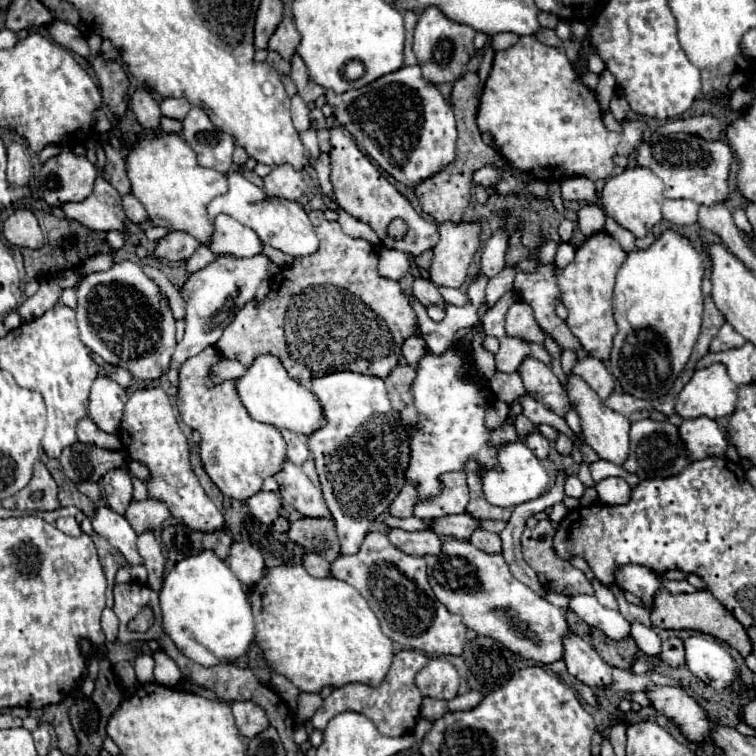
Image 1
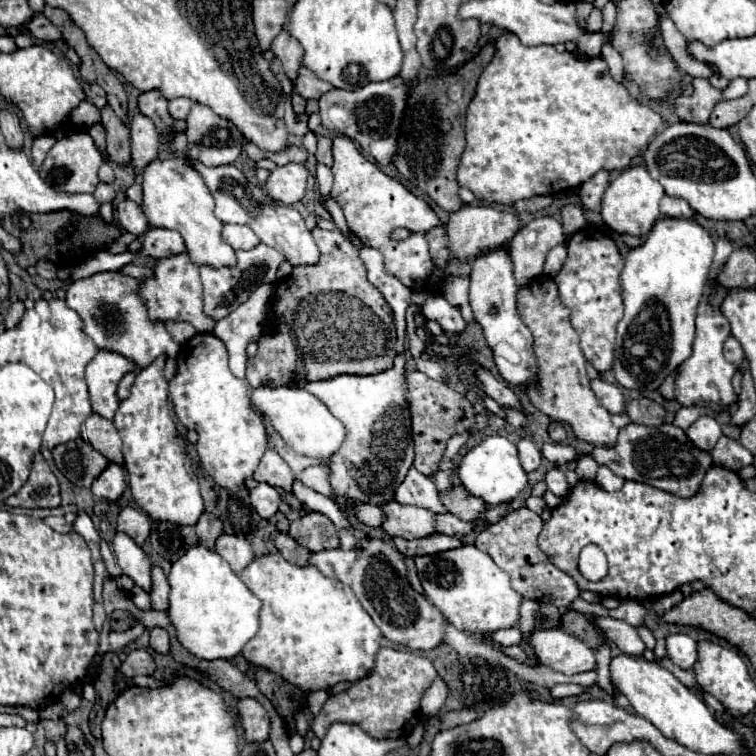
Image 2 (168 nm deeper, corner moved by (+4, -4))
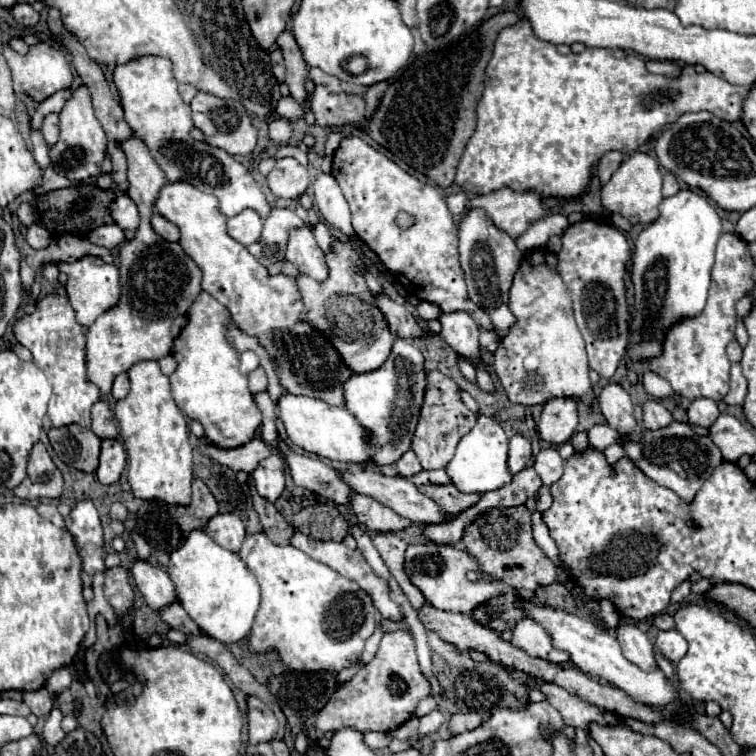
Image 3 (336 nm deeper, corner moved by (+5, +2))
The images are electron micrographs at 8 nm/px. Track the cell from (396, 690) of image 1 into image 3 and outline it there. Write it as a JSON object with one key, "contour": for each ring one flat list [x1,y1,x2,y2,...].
{"contour":[[406,629,384,633,380,647,370,663,366,663,352,681,344,683,338,693,326,703,318,715,316,727,326,731,338,729,356,729,356,731,394,731,404,721,414,715,416,705,430,695,430,683,420,673,414,639]]}

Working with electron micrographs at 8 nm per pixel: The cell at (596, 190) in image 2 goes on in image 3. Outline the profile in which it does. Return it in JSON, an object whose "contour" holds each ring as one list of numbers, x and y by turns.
{"contour":[[608,151,608,153,600,159,598,169,596,169,600,181,606,183,606,181,612,177,612,173,620,167,622,161,624,161,624,153,620,153,620,151]]}

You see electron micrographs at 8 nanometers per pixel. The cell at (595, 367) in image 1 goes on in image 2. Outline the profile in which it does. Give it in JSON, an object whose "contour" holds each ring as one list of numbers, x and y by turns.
{"contour":[[597,377,597,379,591,379,591,389,609,413,625,413,625,399,617,385]]}

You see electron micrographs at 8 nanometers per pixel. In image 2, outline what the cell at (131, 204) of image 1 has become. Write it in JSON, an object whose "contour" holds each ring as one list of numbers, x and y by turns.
{"contour":[[123,199,117,203,117,223,125,231,135,233,135,235,143,235,149,229,147,217,143,215,141,207,131,199]]}

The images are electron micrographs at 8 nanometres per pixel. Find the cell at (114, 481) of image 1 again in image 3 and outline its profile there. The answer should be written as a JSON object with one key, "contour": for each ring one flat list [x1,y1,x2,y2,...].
{"contour":[[102,439,100,445,100,465,96,469,96,479,104,485,116,483,126,467,126,451,118,439]]}

